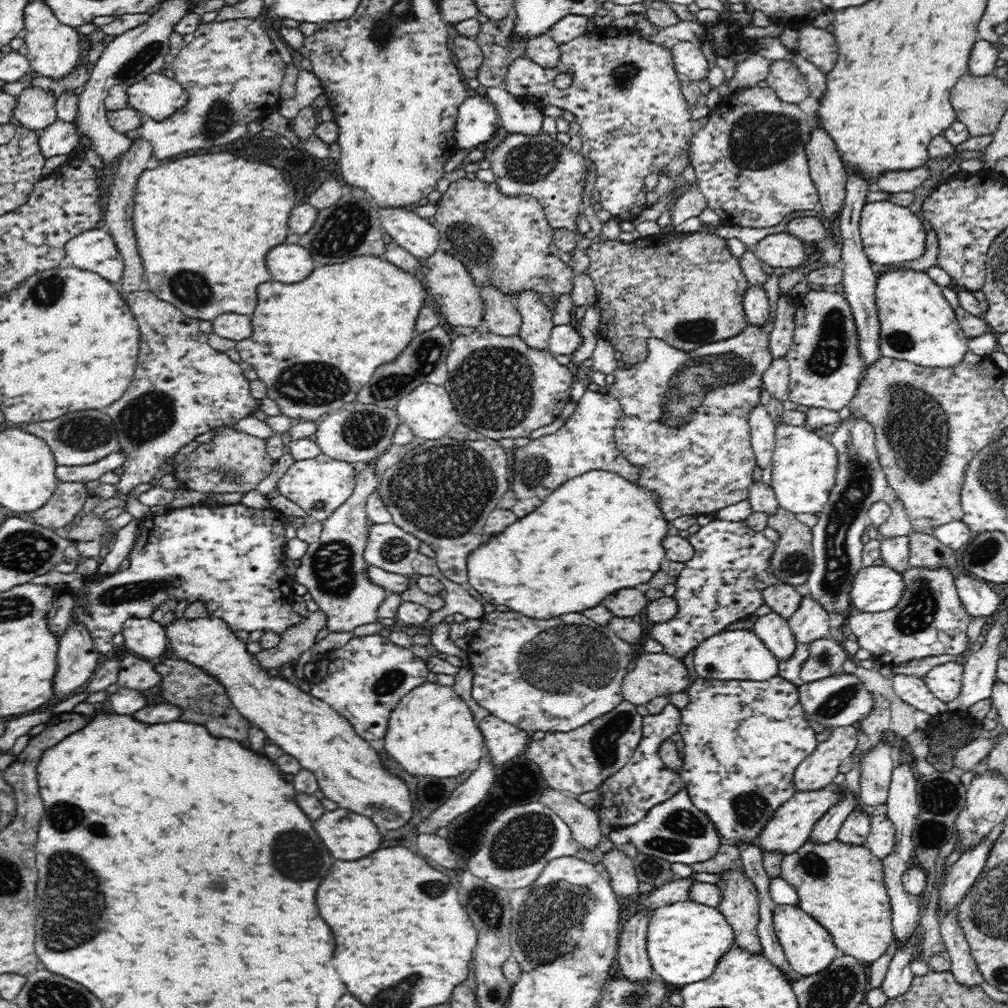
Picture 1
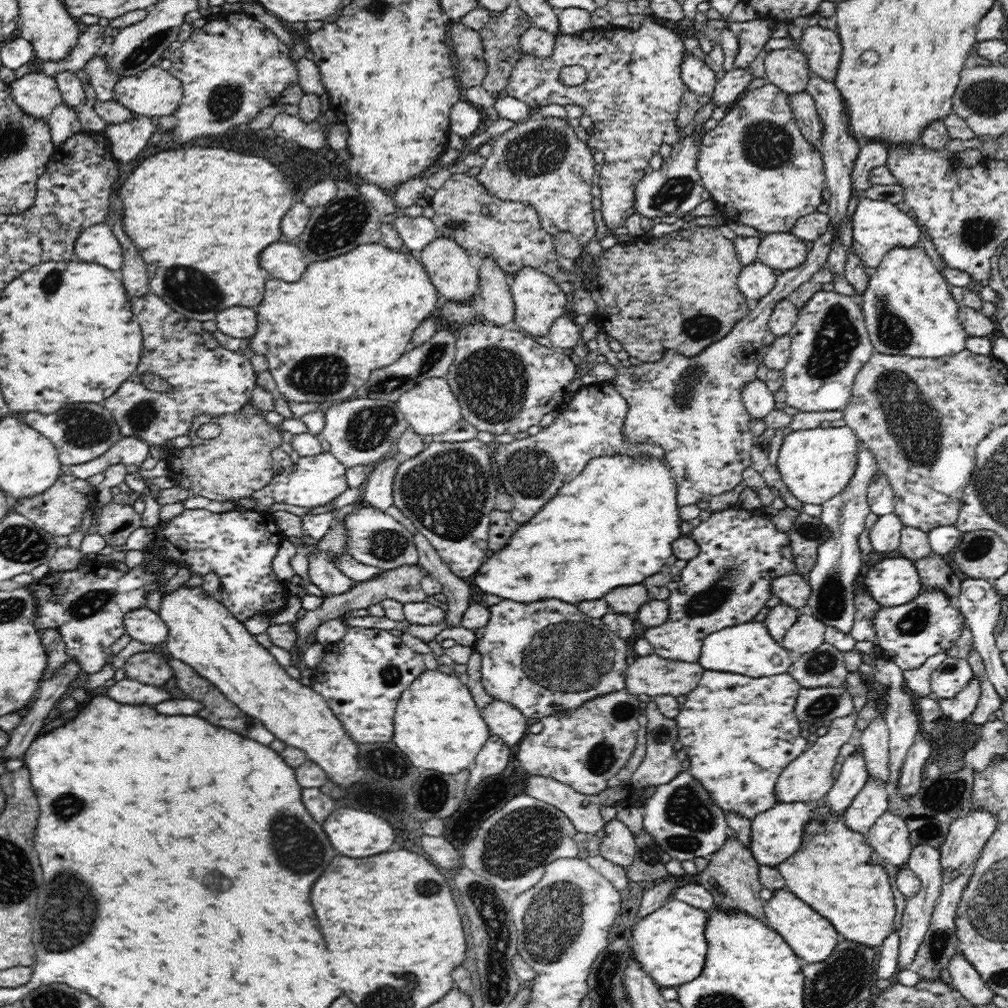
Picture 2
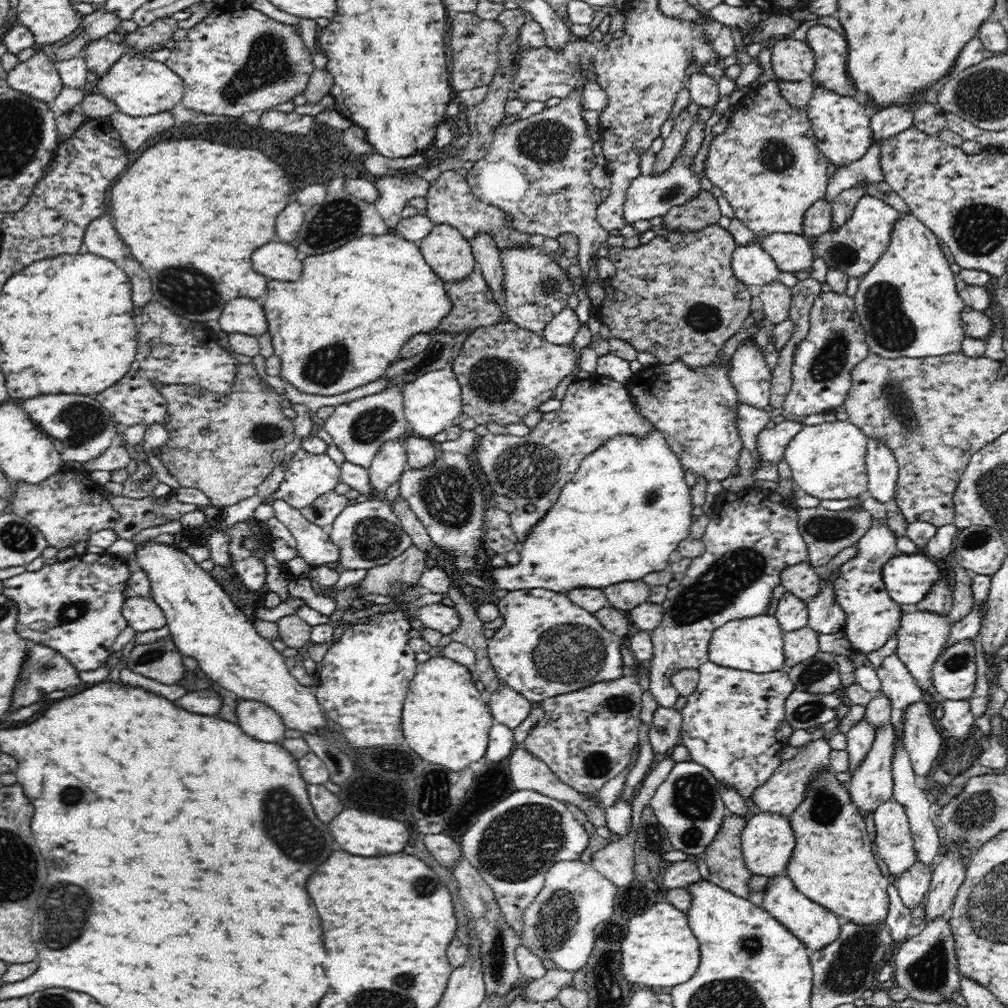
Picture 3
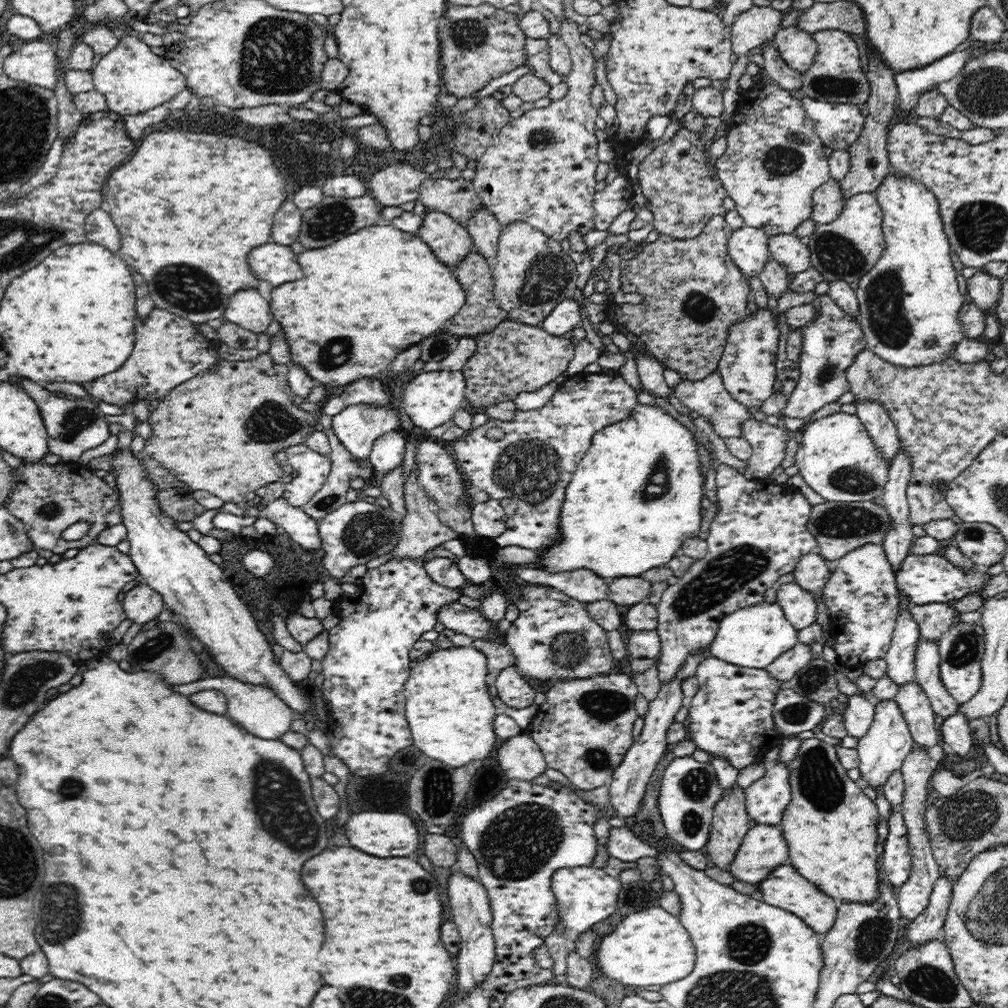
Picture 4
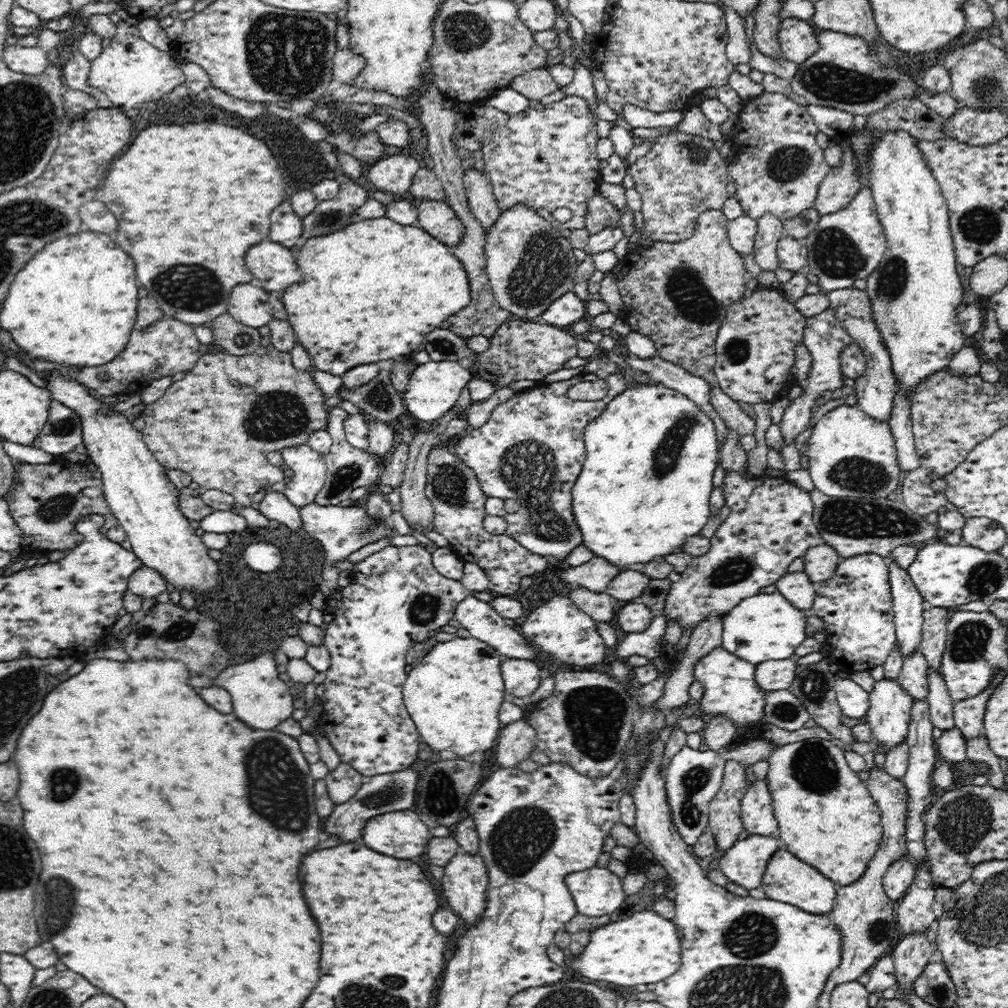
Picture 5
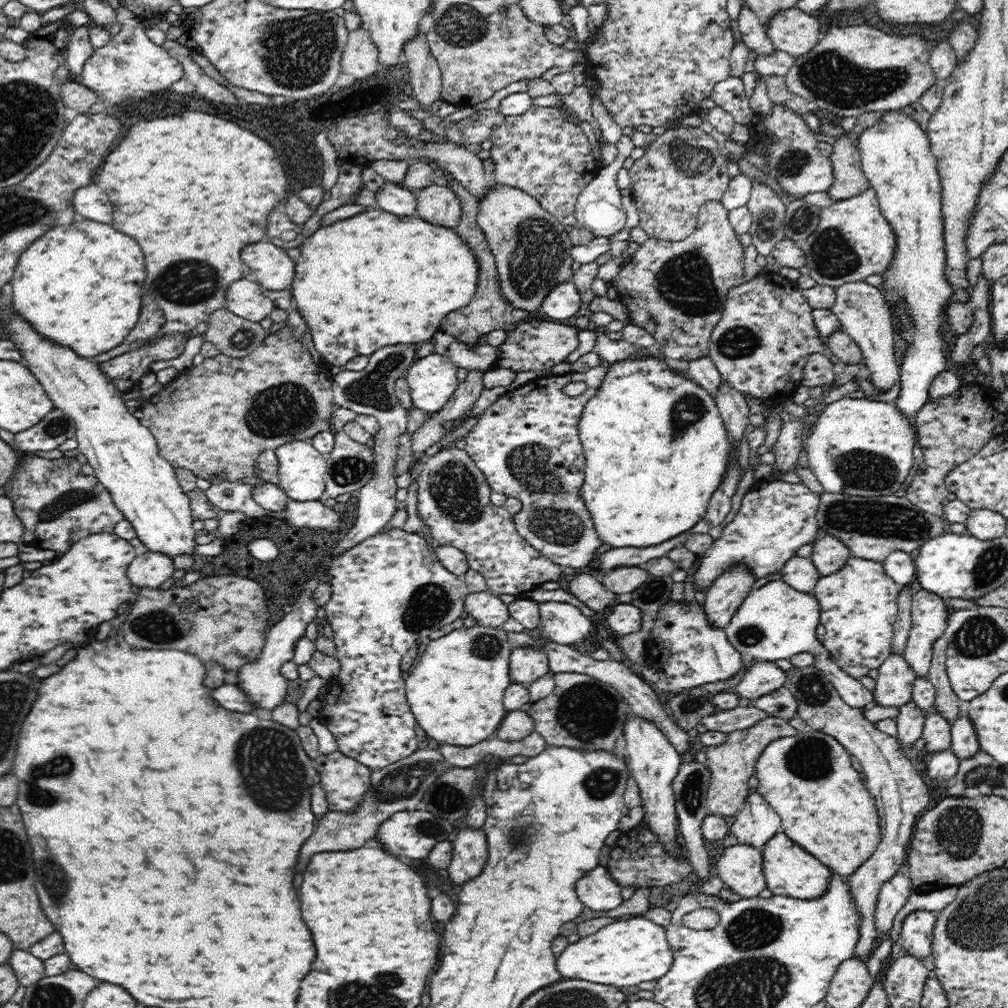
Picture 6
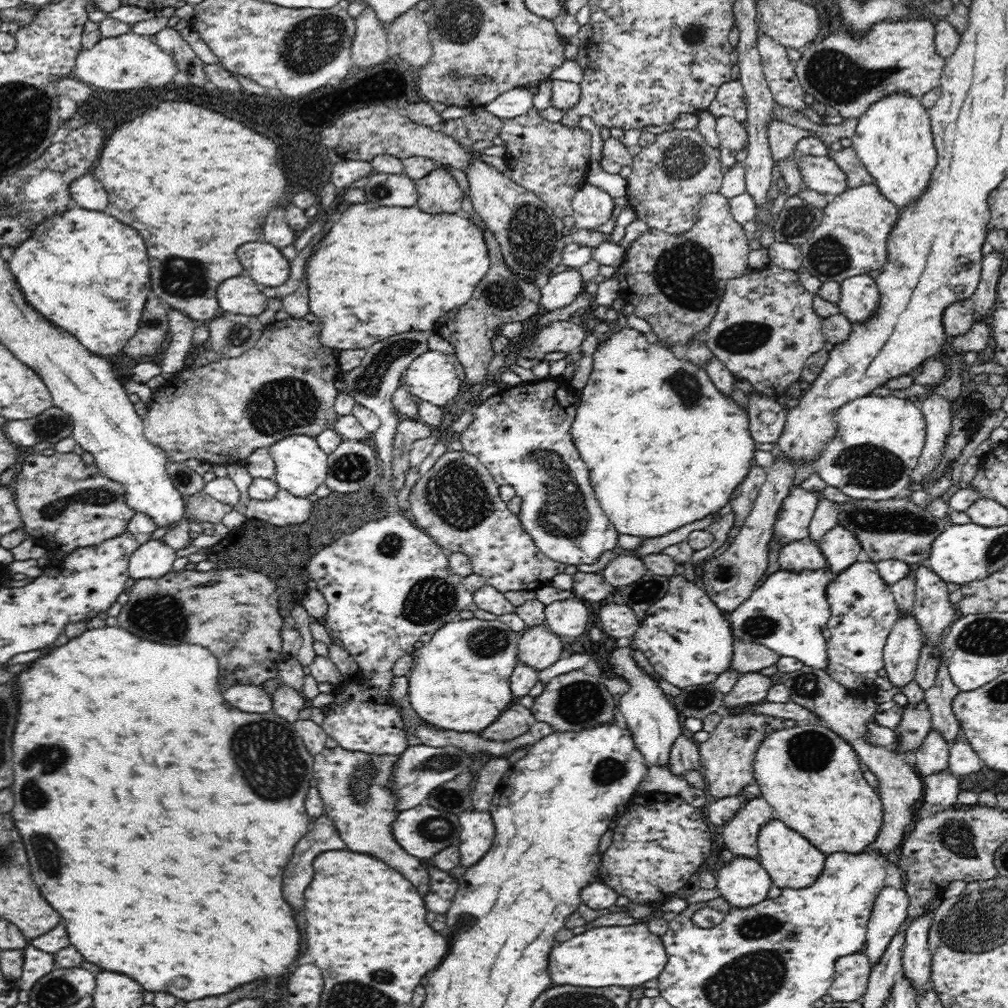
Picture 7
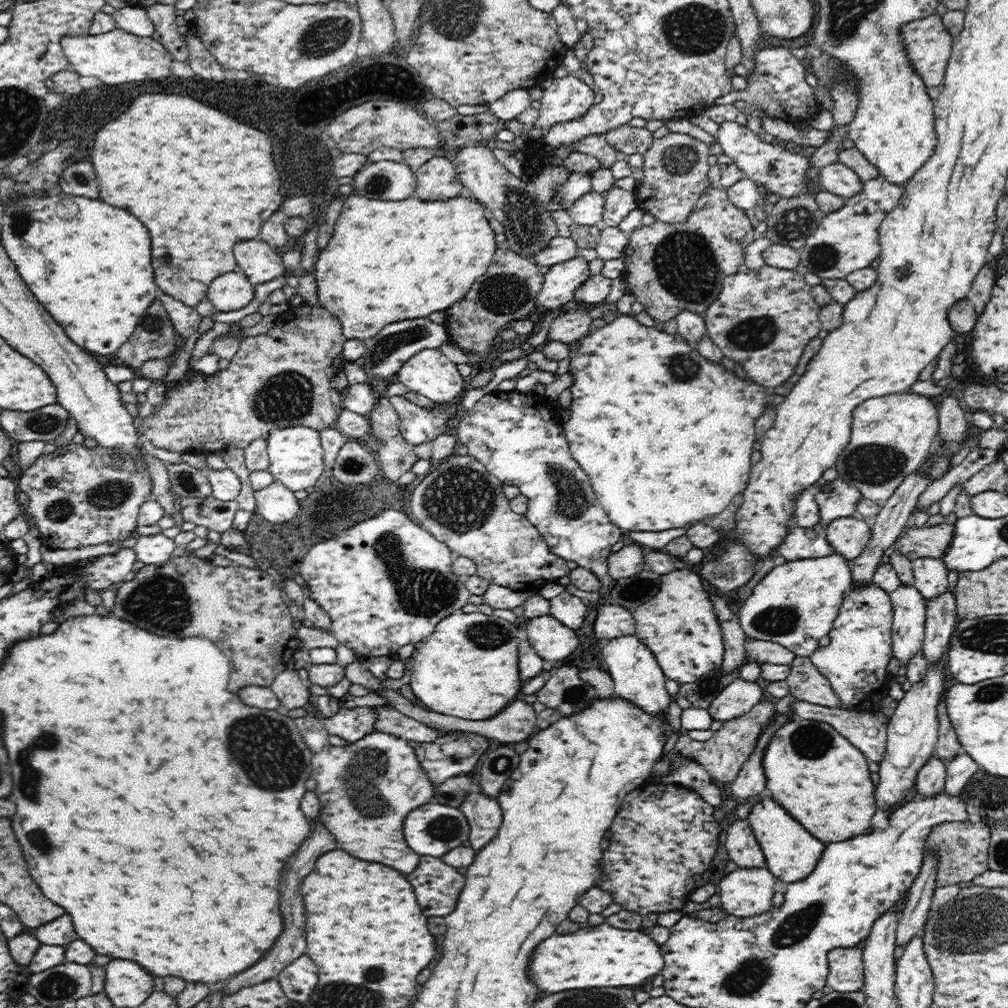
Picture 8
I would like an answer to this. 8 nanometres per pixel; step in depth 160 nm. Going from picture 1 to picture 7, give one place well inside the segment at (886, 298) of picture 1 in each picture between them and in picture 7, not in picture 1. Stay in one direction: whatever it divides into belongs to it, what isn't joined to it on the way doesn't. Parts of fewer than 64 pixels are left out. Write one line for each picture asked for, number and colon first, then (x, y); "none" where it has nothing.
2: (908, 309)
3: (908, 305)
4: (909, 301)
5: (914, 291)
6: (896, 156)
7: (893, 139)

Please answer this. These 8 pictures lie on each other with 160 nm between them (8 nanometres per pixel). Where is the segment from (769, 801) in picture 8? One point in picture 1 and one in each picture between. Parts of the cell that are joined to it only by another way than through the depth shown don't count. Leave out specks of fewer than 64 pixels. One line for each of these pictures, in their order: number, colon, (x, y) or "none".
1: (808, 947)
2: (811, 936)
3: (816, 927)
4: (784, 888)
5: (786, 879)
6: (789, 871)
7: (792, 862)

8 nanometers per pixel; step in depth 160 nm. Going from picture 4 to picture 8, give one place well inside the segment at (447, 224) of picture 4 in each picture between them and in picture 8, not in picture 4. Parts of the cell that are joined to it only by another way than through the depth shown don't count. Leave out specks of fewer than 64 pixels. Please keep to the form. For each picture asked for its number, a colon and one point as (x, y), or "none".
5: (436, 218)
6: (438, 205)
7: (439, 193)
8: (437, 180)

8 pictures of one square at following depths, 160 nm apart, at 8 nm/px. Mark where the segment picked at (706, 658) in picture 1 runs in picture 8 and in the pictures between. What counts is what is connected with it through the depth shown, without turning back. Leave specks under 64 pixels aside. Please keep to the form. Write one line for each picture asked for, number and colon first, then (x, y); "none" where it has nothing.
2: (748, 649)
3: (755, 644)
4: (752, 637)
5: (764, 627)
6: (774, 623)
7: (787, 614)
8: (794, 605)

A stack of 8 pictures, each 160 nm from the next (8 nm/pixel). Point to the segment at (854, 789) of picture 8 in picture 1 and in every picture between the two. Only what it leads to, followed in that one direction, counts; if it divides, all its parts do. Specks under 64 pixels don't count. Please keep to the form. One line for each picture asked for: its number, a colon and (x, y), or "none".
1: (842, 886)
2: (835, 871)
3: (833, 863)
4: (830, 824)
5: (826, 817)
6: (808, 779)
7: (811, 777)

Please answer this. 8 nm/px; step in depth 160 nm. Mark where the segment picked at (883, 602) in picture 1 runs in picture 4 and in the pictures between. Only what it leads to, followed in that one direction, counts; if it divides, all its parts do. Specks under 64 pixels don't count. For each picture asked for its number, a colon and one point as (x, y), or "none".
2: (890, 582)
3: (907, 578)
4: (922, 579)

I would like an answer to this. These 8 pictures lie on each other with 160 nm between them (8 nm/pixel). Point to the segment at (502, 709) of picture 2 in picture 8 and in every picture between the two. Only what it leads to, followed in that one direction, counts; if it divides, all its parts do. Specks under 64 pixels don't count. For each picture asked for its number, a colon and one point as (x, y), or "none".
3: (508, 708)
4: (513, 691)
5: (521, 678)
6: (526, 665)
7: (538, 648)
8: (553, 642)

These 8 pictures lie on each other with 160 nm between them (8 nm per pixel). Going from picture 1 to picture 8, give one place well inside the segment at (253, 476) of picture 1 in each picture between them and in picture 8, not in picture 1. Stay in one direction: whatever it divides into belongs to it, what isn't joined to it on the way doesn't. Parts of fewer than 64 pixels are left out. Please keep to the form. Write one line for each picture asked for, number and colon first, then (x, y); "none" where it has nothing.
2: (237, 462)
3: (228, 463)
4: (218, 432)
5: (218, 424)
6: (214, 419)
7: (285, 385)
8: (280, 379)

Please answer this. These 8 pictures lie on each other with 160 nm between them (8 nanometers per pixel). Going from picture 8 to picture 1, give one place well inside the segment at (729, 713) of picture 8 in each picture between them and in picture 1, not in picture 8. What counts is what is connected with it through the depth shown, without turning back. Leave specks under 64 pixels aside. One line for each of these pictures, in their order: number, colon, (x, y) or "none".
1: (810, 622)
2: (806, 634)
3: (800, 645)
4: (789, 663)
5: (771, 675)
6: (762, 677)
7: (751, 688)

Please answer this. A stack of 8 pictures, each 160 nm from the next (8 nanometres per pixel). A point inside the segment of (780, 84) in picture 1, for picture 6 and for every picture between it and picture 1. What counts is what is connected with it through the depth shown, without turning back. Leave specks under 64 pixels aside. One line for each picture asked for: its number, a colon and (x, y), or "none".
2: (788, 69)
3: (792, 61)
4: (797, 48)
5: (797, 38)
6: (791, 31)

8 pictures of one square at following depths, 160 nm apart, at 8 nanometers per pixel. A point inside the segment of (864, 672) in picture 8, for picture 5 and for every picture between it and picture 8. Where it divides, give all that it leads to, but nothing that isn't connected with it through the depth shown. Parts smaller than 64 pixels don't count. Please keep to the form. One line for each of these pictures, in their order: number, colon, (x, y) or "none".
5: (856, 605)
6: (858, 604)
7: (863, 611)

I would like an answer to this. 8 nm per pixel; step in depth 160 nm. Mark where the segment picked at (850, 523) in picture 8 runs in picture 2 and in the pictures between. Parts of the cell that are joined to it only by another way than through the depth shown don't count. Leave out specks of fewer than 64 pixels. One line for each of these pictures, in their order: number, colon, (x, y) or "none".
2: (793, 590)
3: (802, 580)
4: (812, 572)
5: (820, 563)
6: (829, 555)
7: (840, 548)

